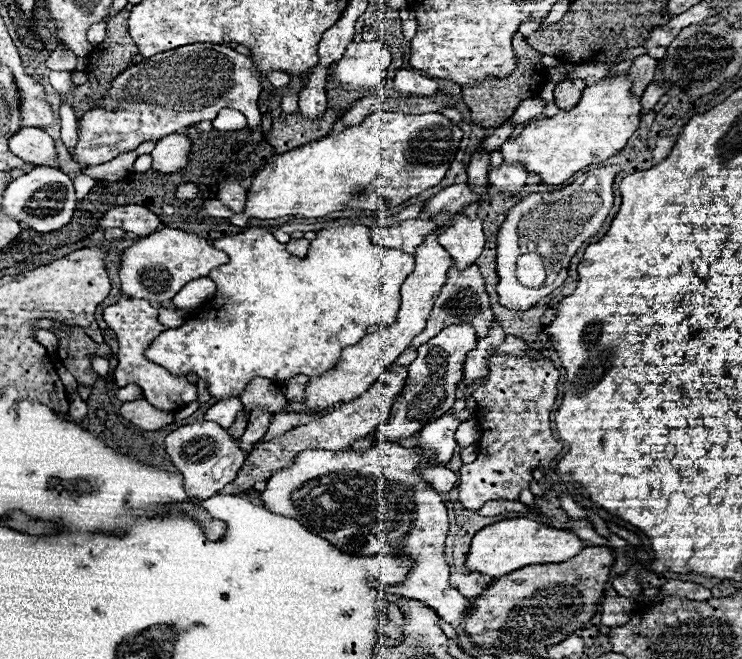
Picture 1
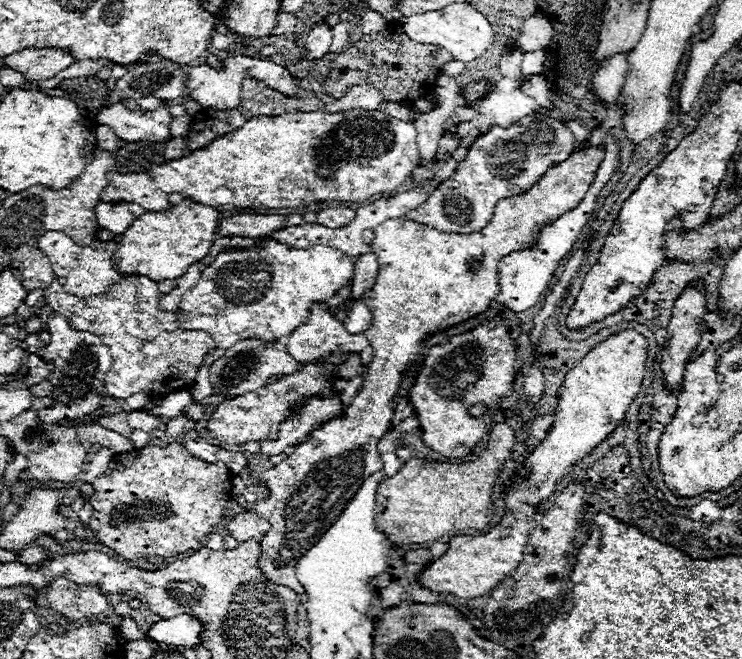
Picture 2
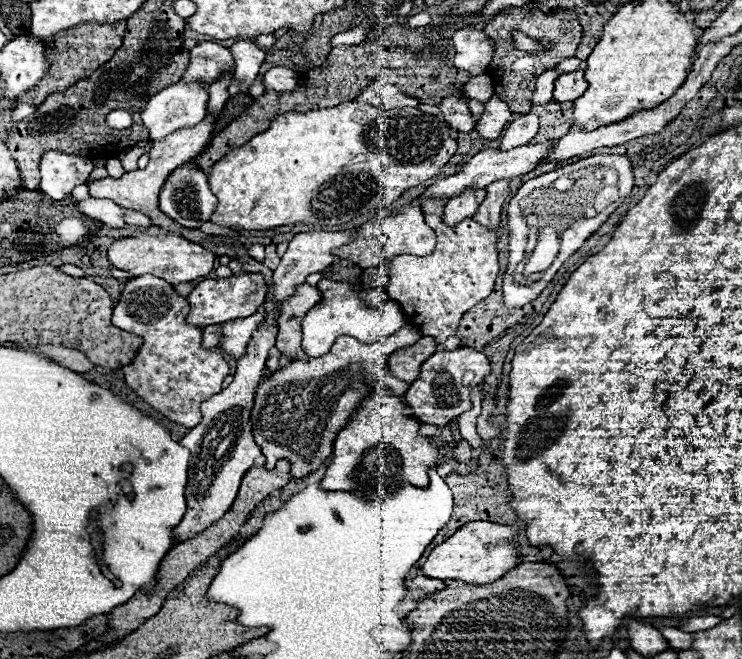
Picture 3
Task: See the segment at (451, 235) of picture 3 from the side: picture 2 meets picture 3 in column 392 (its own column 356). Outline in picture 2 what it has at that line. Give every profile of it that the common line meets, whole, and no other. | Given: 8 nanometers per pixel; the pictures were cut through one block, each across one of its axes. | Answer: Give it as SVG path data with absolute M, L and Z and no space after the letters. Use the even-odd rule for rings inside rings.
M364 254L364 256L358 256L354 260L354 276L352 276L352 286L350 286L350 296L354 300L362 298L362 294L366 290L370 290L370 286L374 284L378 276L378 262L374 258L372 262L372 254Z

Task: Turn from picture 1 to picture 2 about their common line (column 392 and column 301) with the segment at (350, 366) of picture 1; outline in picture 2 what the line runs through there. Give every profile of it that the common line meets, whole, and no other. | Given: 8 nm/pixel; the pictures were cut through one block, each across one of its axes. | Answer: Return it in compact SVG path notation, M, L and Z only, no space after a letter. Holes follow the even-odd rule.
M316 302L310 308L308 322L298 326L286 340L288 354L292 354L292 358L296 358L300 364L308 364L318 358L330 358L332 364L342 364L346 360L348 352L362 352L366 346L368 346L368 340L364 334L346 332L342 322L336 320L328 310L322 310L320 304L316 304Z

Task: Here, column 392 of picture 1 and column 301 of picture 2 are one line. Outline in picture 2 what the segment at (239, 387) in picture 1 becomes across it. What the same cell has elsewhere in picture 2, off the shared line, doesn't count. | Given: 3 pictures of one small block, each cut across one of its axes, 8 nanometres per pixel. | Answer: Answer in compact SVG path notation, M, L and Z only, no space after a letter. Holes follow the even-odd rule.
M268 240L258 248L218 254L218 258L202 270L196 286L182 296L176 312L182 328L204 330L216 342L216 348L204 358L190 394L196 400L212 394L210 366L228 346L234 346L242 338L262 338L268 342L288 336L290 330L306 322L310 306L332 298L348 282L352 272L354 260L328 246L292 250L286 244Z

